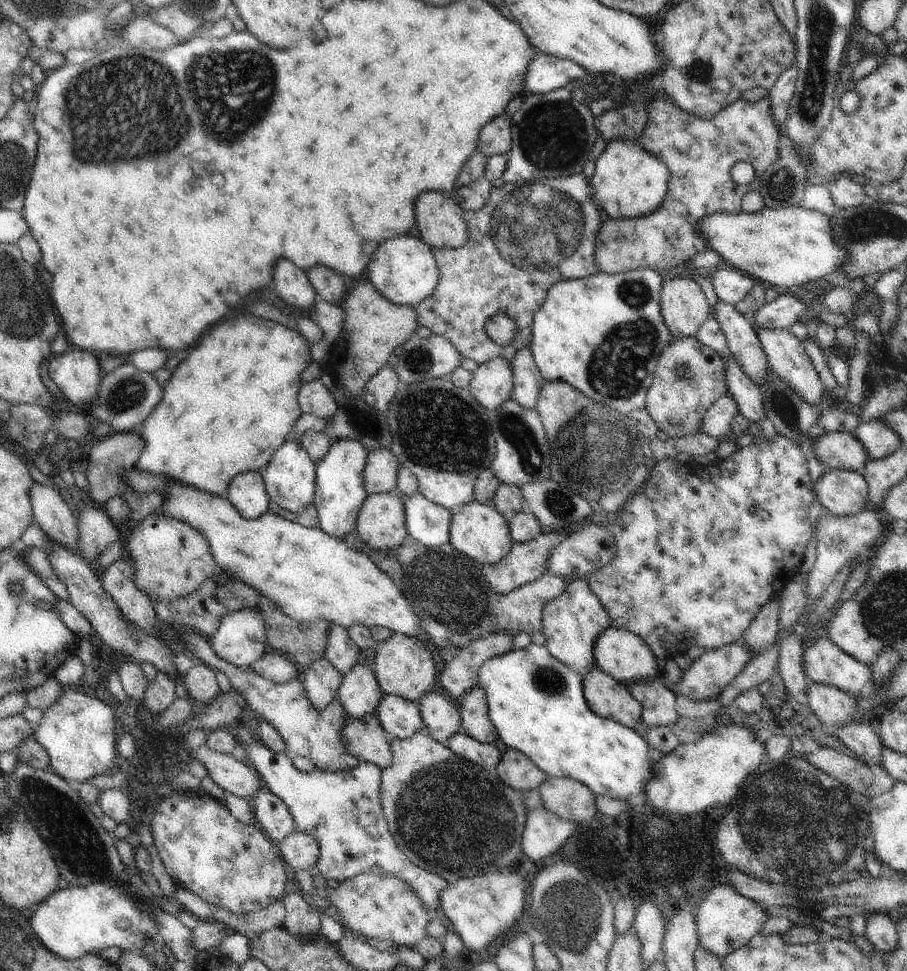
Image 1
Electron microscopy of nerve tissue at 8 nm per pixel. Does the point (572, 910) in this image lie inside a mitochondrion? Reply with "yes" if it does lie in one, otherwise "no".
yes

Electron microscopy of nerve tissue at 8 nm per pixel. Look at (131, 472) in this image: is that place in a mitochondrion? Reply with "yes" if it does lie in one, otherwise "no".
no

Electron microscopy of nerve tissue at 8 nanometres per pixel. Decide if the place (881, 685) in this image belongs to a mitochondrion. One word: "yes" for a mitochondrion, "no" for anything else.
no

